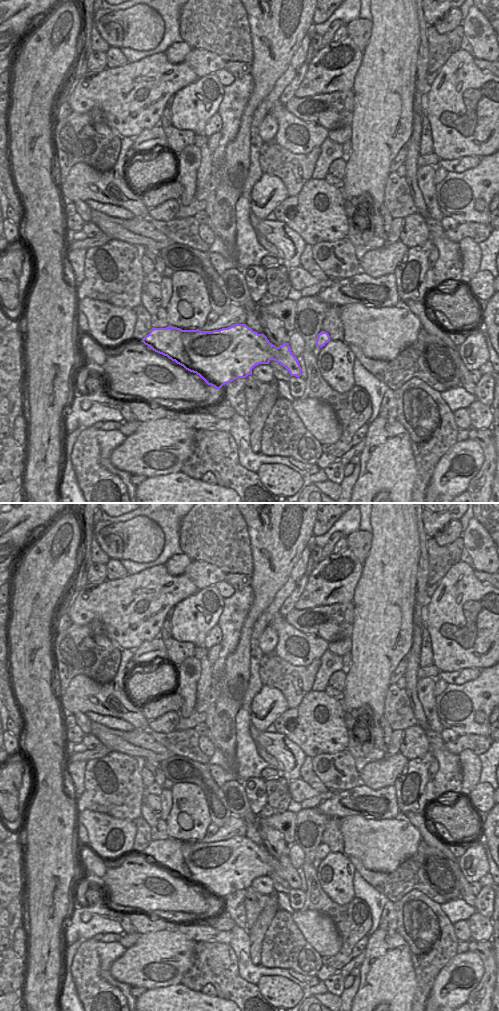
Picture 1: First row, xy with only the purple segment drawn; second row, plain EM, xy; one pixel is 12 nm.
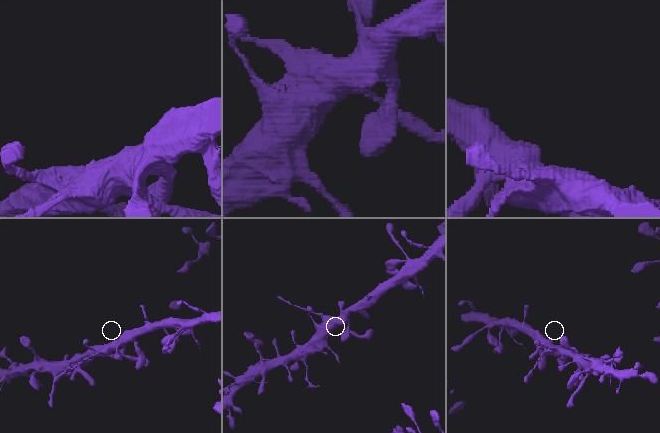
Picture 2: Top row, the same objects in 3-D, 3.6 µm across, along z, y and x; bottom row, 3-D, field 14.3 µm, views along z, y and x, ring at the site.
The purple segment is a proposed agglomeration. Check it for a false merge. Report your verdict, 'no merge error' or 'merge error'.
no merge error

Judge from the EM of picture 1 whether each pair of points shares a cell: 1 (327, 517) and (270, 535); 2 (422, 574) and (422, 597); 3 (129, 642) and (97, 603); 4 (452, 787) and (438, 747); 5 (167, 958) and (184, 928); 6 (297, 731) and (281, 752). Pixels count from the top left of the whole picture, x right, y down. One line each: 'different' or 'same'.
1: different
2: same
3: same
4: same
5: different
6: different

